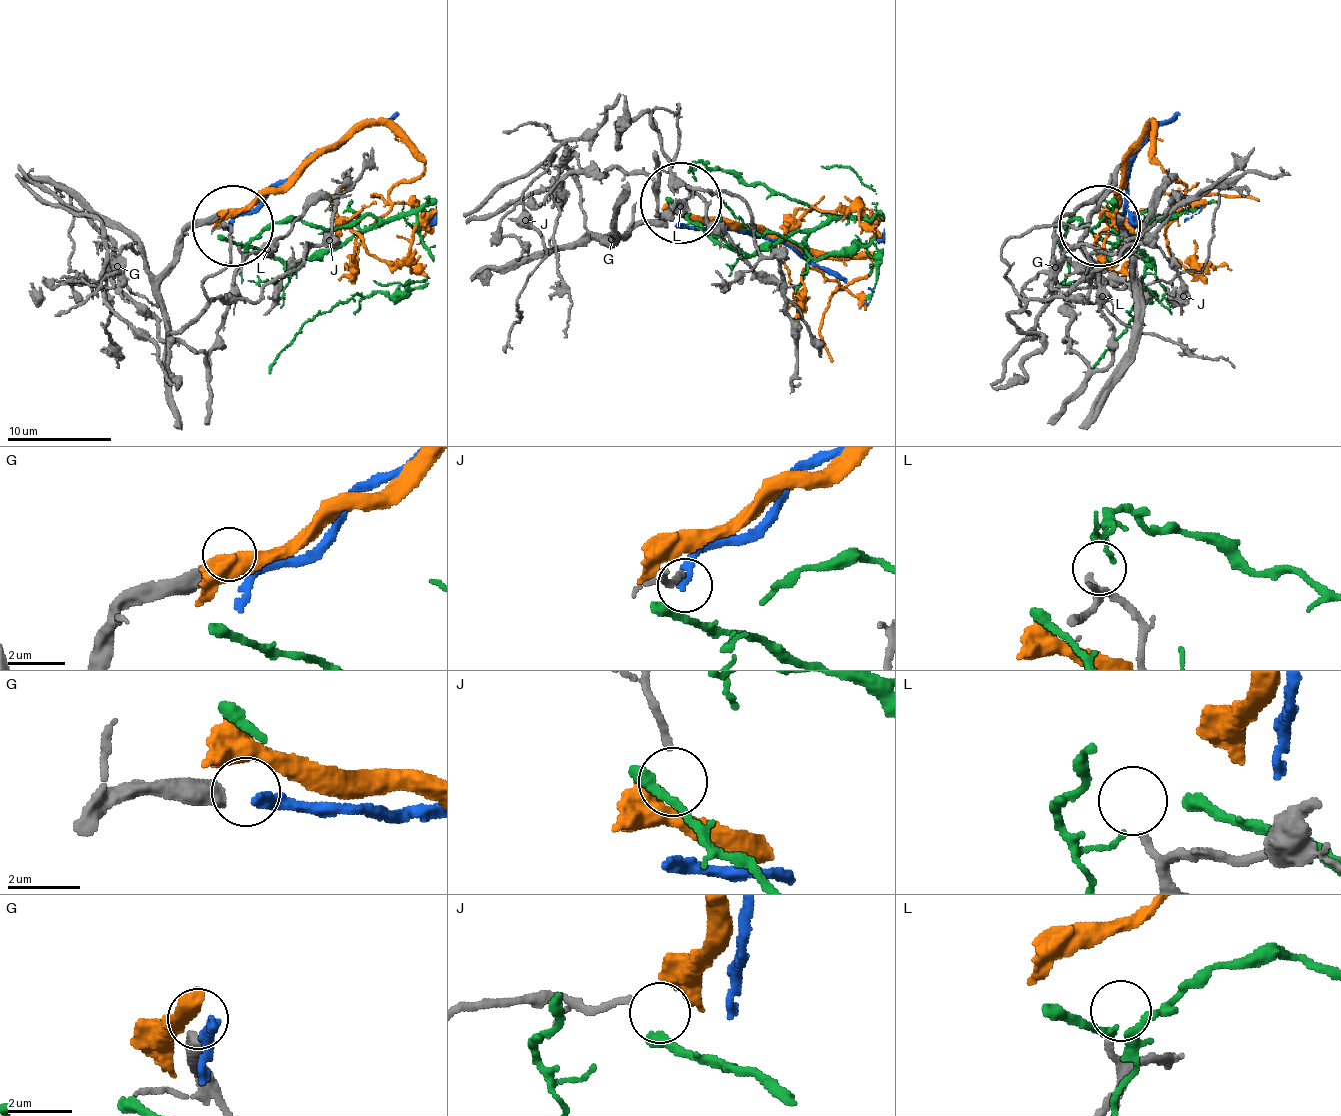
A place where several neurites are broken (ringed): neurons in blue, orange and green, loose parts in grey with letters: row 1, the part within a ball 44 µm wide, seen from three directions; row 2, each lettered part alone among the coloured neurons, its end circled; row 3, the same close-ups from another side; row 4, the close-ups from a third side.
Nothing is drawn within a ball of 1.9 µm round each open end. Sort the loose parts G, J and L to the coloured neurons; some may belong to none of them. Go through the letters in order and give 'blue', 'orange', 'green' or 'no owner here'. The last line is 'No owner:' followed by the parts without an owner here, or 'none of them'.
G: no owner here
J: no owner here
L: no owner here
No owner: G, J, L

